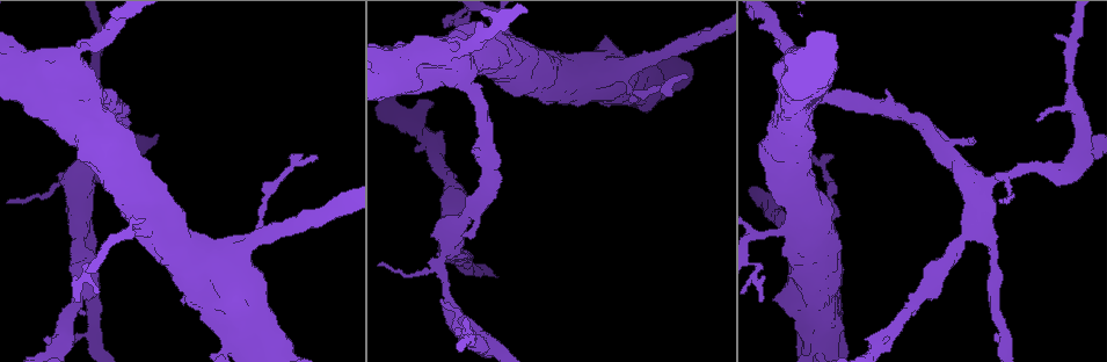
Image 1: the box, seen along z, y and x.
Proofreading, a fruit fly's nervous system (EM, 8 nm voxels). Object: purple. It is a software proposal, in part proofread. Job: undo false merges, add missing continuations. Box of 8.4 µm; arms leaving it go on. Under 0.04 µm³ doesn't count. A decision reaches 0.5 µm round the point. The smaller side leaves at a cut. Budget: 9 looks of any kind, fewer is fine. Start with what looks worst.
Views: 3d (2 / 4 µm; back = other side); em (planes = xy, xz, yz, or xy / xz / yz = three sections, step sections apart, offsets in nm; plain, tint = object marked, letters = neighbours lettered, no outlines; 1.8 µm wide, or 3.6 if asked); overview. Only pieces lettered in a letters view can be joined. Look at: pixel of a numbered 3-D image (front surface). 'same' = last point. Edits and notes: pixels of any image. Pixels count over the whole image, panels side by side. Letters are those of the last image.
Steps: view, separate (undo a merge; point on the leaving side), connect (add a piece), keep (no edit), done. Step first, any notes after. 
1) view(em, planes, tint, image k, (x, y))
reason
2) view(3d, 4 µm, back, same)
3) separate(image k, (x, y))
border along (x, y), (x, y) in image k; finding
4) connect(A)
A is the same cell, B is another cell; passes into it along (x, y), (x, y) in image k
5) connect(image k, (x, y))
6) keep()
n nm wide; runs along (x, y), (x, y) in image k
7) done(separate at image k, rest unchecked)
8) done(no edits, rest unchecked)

view(3d, 4 µm, image 1, (85, 99))
sharp bend

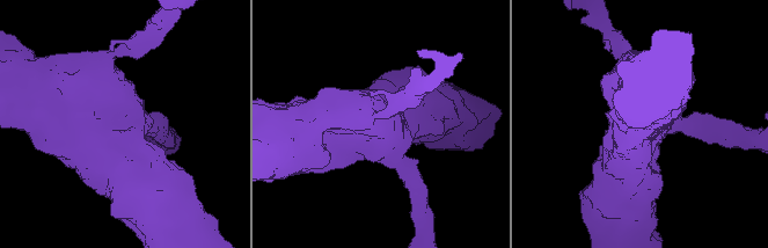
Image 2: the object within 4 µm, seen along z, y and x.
view(em, 3.6 µm, planes, letters, image 2, (127, 128))
shape alone is not enough

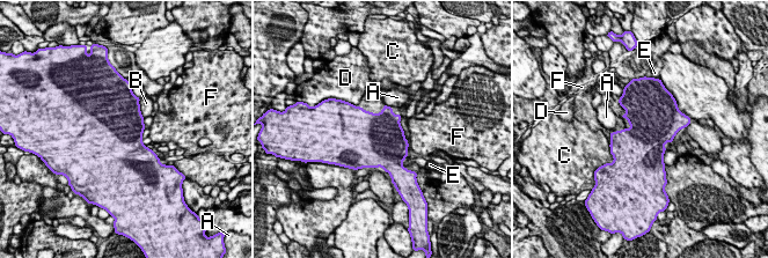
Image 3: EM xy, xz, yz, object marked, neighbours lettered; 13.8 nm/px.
keep()
A, B, C, D, E and F are other cells; border along (139, 98), (139, 110), (144, 117) in image 3; continuous, no second neuron

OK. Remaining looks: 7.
view(3d, 4 µm, image 1, (819, 299))
thick turns thin

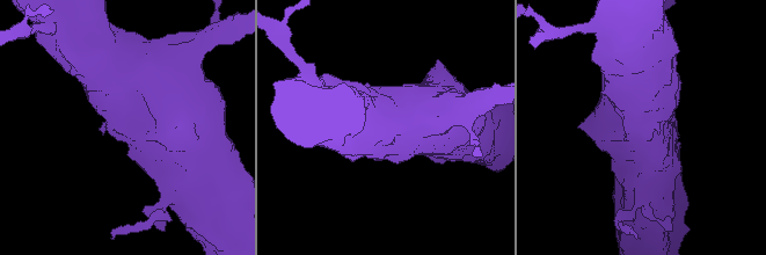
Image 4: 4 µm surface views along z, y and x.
view(em, 3.6 µm, xy, step 16, tint, image 4, (648, 126))

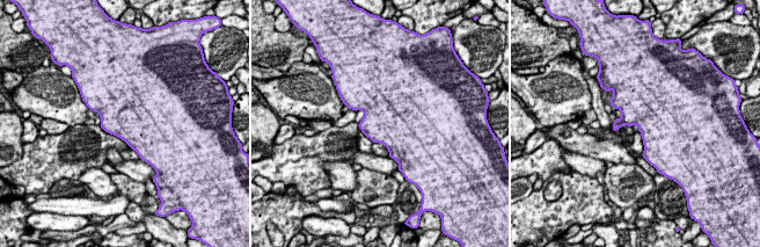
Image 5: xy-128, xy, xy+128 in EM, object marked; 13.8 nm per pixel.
view(em, 3.6 µm, xy, step 16, letters, same)
see the neighbours

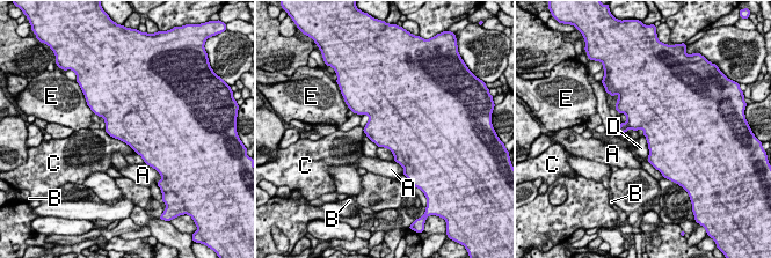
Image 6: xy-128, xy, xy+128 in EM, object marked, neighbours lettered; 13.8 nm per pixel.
keep()
C touches over 550 nm; A, B, C, D and E are other cells; border along (644, 134), (647, 141), (648, 157) in image 6; one neuron here

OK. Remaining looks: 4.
view(em, yz, step 16, letters, image 1, (1083, 151))
side arm on a straight run

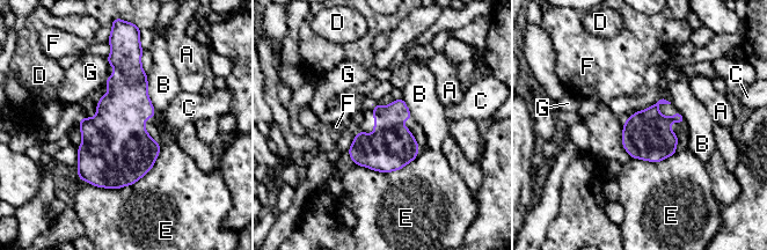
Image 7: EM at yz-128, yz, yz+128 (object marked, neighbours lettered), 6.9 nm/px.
view(em, planes, letters, same)
cut it another way

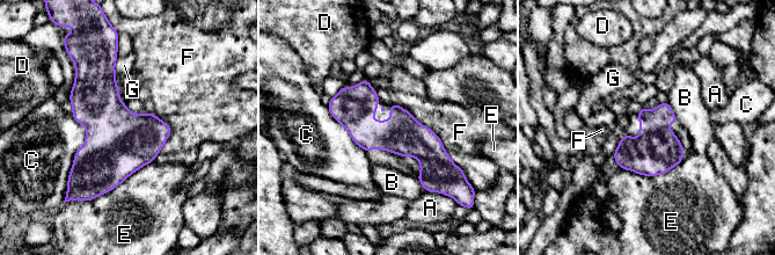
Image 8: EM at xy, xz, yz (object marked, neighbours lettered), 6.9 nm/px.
keep()
A, B, C, D, E, F and G are other cells; border along (395, 102), (439, 138), (459, 168) in image 8; continuous, no second neuron

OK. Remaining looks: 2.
view(em, xz, step 8, tint, image 1, (996, 341))
an open end

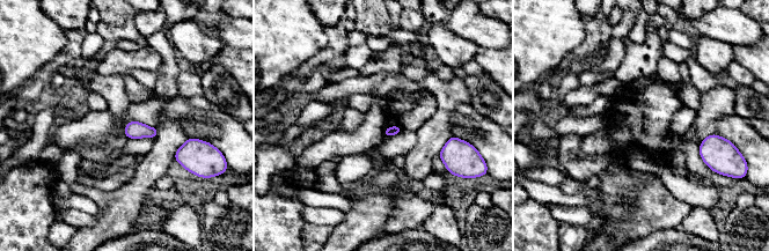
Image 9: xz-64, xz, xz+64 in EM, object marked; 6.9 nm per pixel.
view(em, xz, step 8, letters, same)

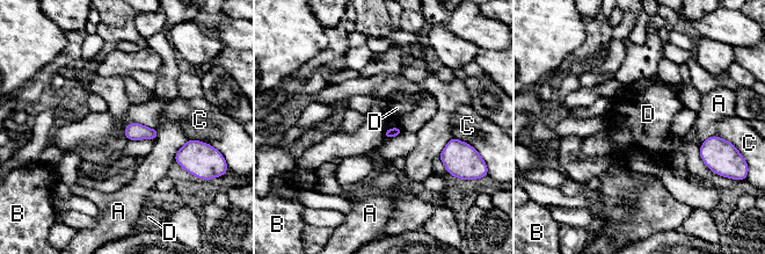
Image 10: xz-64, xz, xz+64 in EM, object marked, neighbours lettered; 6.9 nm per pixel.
keep()
A, B, C and D are other cells; border along (400, 126), (393, 126), (384, 131) in image 10; no lettered piece goes on from it

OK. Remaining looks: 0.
done(no edits, rest unchecked)

